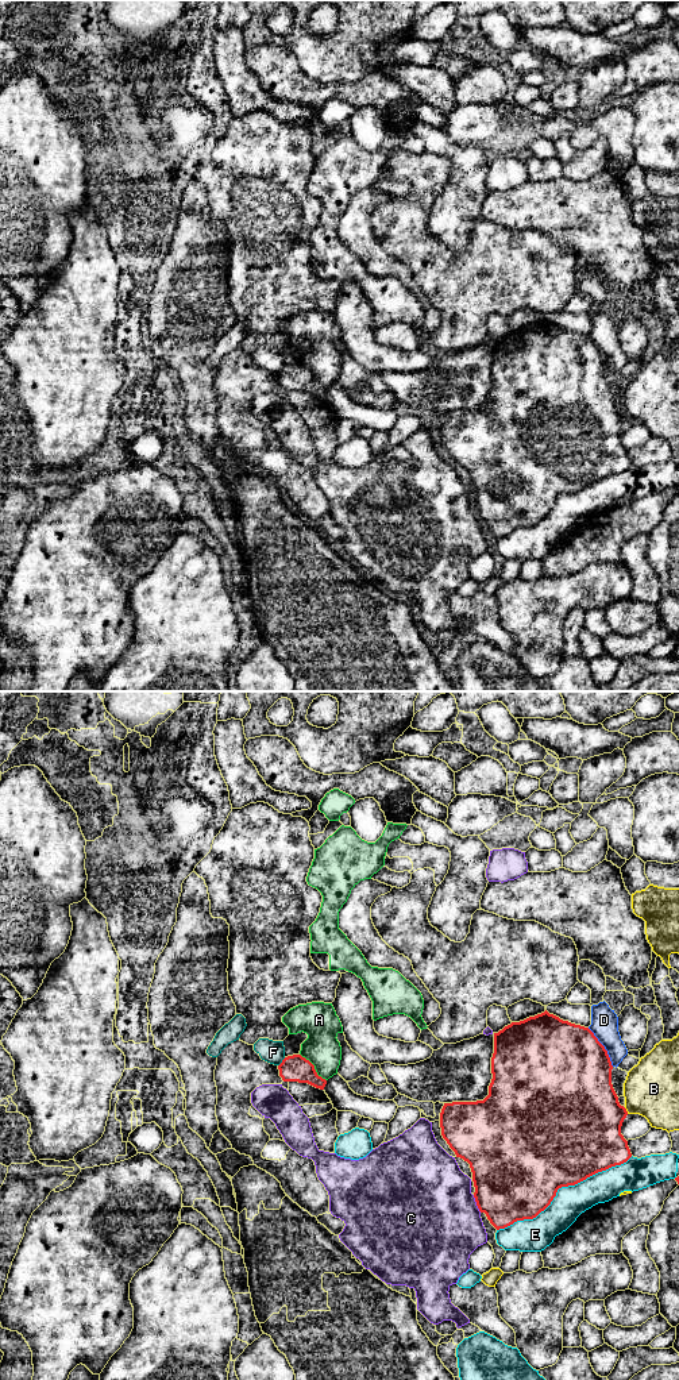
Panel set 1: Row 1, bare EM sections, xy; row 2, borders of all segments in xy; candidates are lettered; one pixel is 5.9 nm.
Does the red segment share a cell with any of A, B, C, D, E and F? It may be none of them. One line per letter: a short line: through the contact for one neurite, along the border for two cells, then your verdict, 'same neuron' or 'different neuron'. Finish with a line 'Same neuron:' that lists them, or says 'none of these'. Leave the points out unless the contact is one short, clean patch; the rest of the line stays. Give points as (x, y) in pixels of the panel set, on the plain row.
A: xy (300, 362), (326, 389) | different neuron
B: different neuron
C: different neuron
D: different neuron
E: different neuron
F: xy (285, 366), (278, 374) | different neuron
Same neuron: none of these

